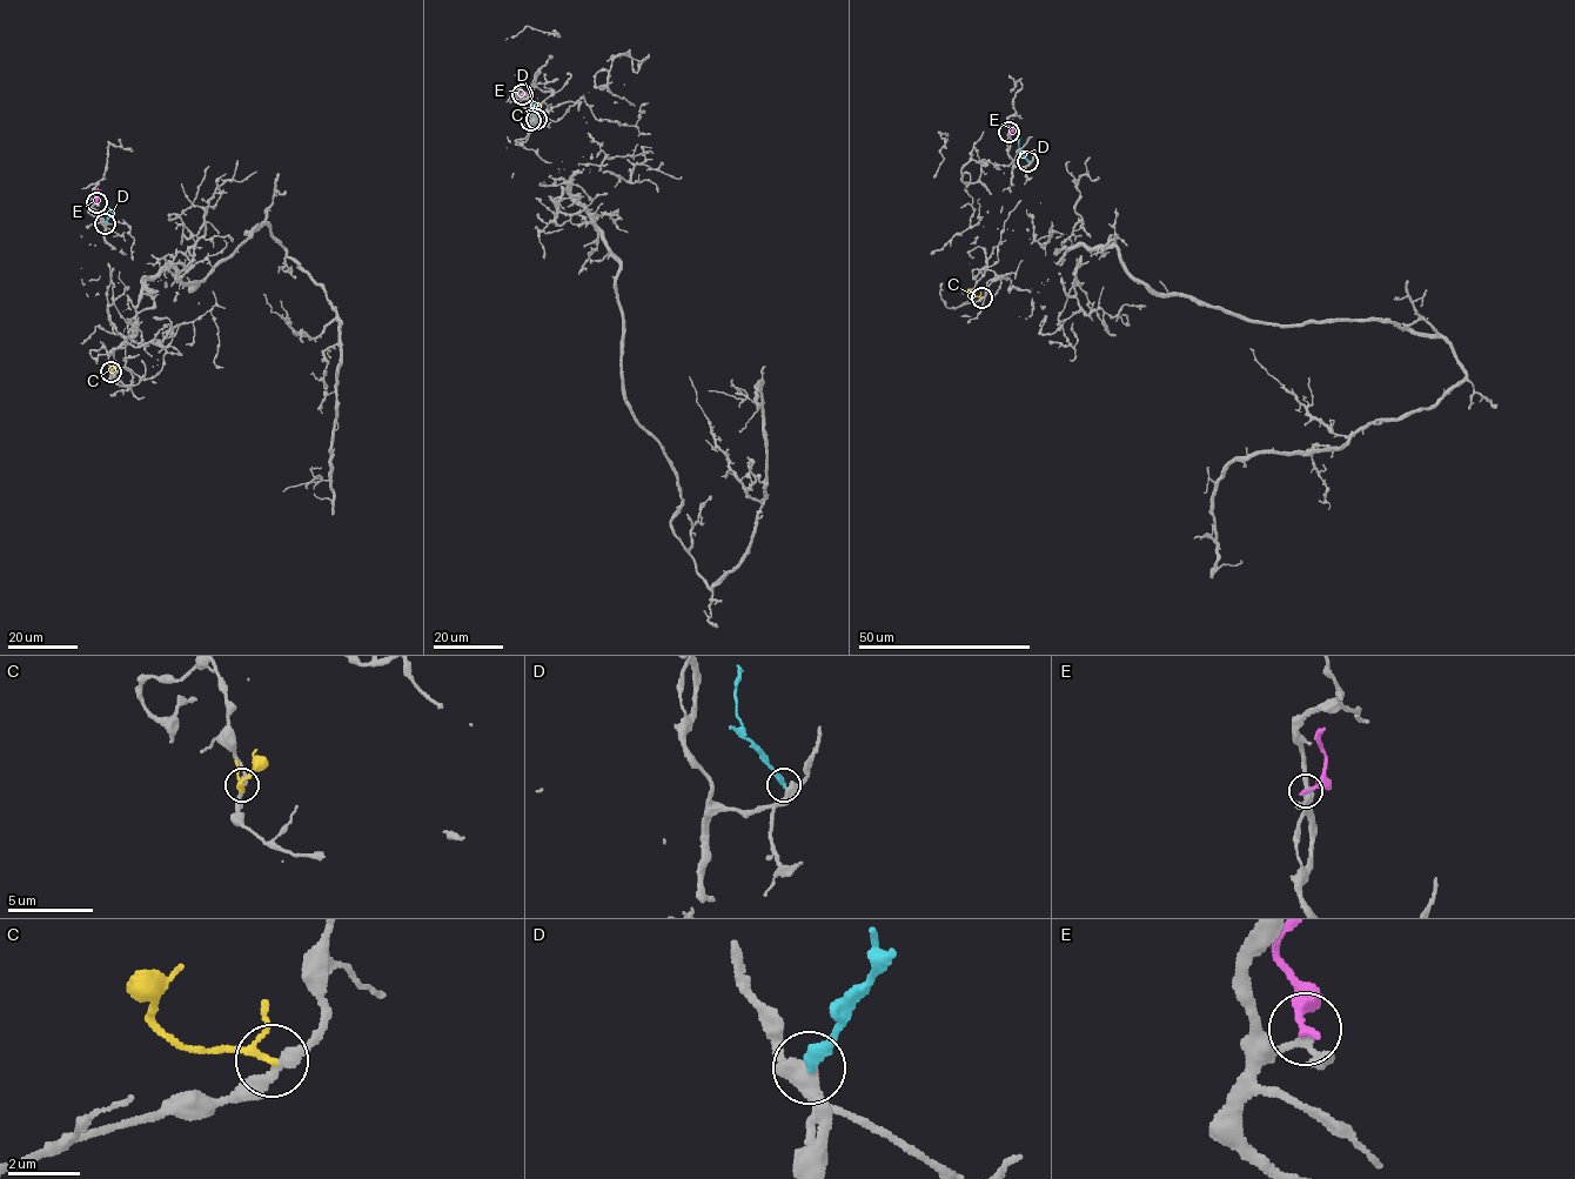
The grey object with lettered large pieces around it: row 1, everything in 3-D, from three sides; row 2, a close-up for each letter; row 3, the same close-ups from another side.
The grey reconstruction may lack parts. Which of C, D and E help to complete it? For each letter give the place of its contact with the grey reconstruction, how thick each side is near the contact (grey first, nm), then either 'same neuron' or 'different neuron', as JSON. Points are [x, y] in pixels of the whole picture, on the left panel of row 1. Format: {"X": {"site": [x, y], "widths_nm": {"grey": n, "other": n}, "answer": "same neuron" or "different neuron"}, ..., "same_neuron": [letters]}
{"C": {"site": [111, 372], "widths_nm": {"grey": 260, "other": 130}, "answer": "different neuron"}, "D": {"site": [105, 223], "widths_nm": {"grey": 460, "other": 280}, "answer": "same neuron"}, "E": {"site": [96, 202], "widths_nm": {"grey": 200, "other": 240}, "answer": "different neuron"}, "same_neuron": ["D"]}

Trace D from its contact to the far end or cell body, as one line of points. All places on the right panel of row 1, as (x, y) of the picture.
D: (1027, 161), (1020, 151), (1018, 136)

